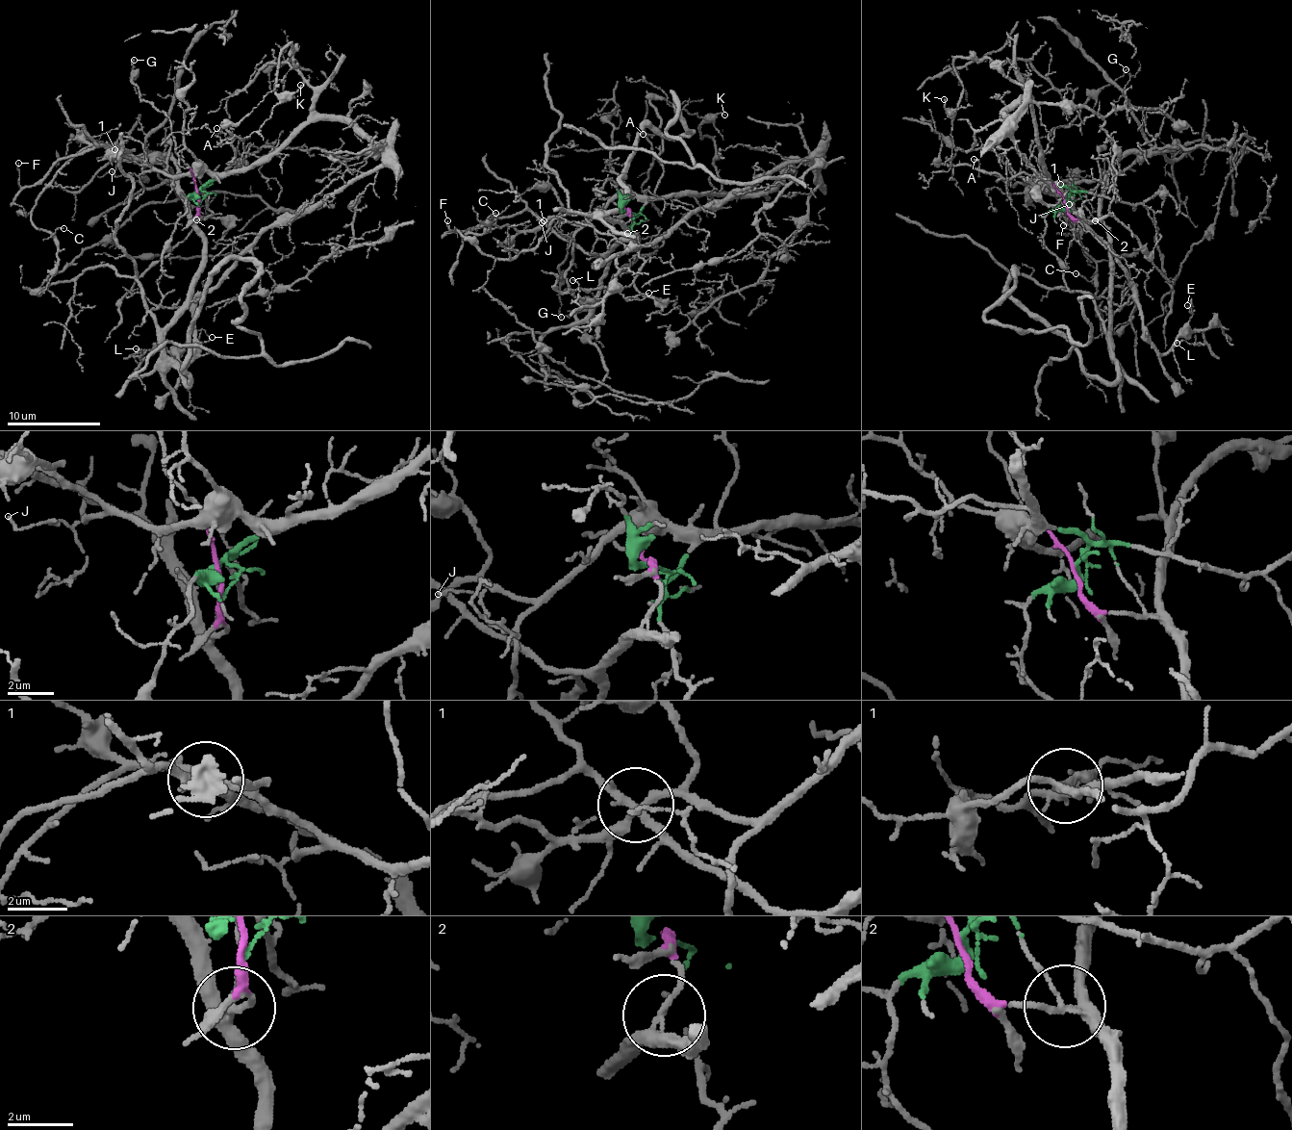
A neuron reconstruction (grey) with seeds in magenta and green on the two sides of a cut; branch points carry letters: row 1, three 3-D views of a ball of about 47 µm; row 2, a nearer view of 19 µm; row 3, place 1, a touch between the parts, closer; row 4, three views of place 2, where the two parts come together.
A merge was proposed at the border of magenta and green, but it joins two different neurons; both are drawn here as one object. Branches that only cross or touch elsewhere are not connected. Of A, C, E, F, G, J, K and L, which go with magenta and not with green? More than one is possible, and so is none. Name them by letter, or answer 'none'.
F, G

